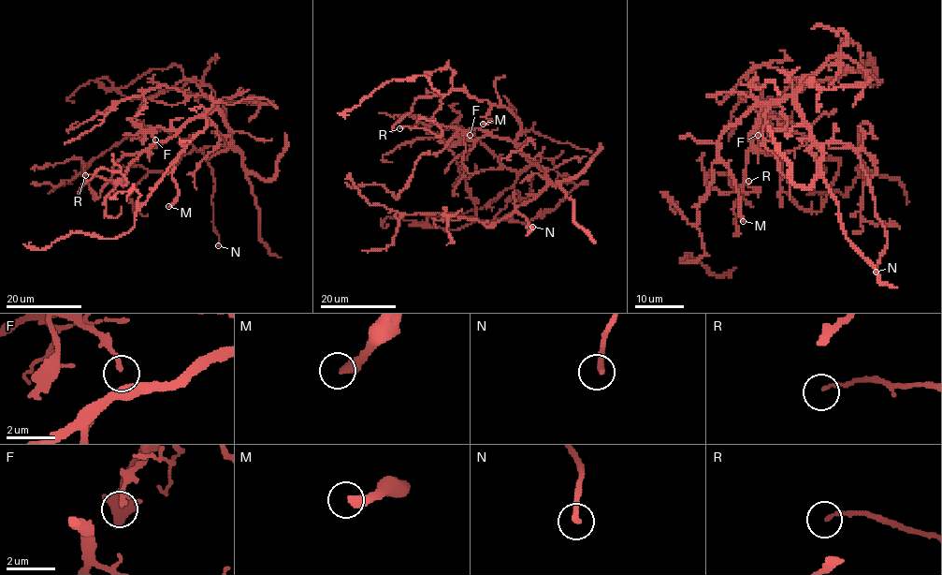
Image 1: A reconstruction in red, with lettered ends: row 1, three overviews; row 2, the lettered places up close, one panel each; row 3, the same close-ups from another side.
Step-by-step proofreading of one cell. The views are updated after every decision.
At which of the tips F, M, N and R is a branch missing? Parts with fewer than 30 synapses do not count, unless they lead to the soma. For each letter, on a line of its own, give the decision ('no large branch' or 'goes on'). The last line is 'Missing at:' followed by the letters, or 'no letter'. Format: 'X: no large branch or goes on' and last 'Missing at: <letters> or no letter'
F: no large branch
M: goes on
N: no large branch
R: no large branch
Missing at: M

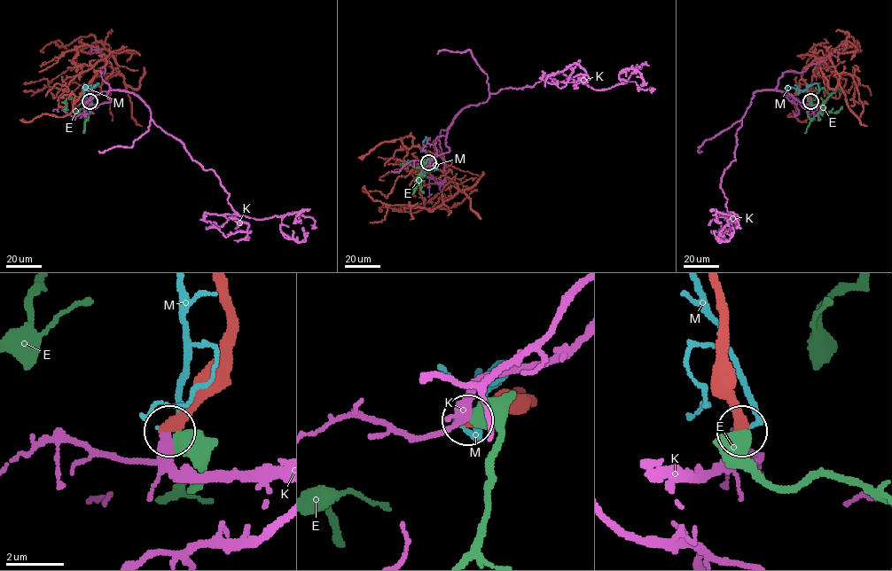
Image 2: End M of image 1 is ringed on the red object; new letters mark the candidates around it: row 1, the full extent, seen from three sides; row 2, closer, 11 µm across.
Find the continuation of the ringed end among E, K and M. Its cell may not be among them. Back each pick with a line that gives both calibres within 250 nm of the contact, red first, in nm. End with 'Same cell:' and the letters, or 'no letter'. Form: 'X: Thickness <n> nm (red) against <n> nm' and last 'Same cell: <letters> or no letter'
Same cell: no letter

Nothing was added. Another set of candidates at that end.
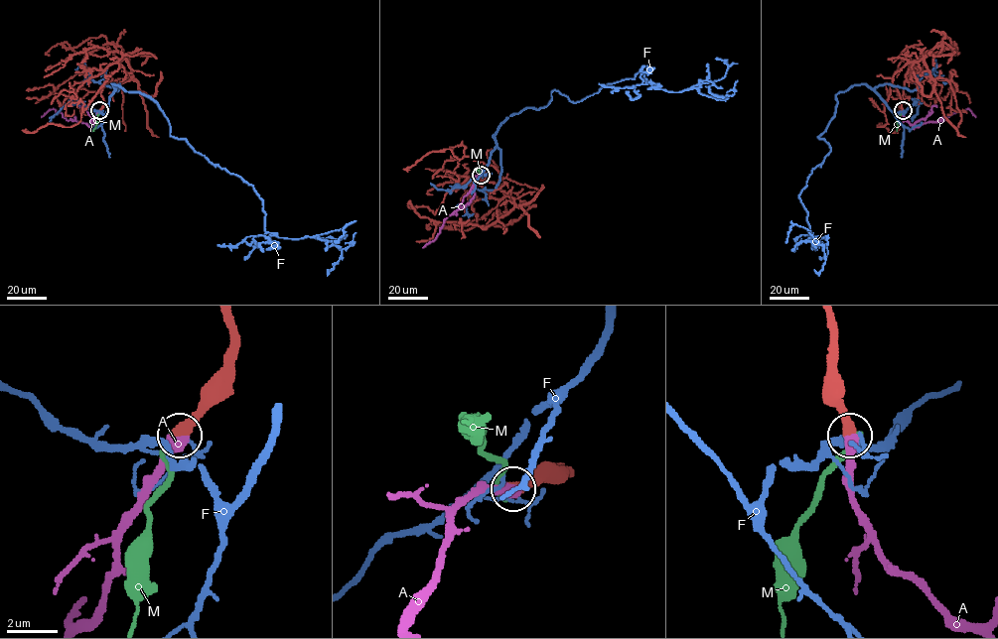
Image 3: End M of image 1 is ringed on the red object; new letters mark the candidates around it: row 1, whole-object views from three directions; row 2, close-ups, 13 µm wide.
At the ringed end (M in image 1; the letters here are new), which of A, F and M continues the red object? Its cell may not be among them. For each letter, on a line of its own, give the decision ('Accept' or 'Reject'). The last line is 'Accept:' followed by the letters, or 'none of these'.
A: Accept
F: Reject
M: Reject
Accept: A

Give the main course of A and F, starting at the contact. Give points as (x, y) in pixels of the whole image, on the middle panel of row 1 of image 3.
A: (482, 175), (477, 177), (459, 207), (444, 220), (435, 238), (422, 247)
F: (482, 176), (498, 126), (545, 106), (553, 89), (576, 102), (641, 70), (660, 88), (722, 95), (709, 85)

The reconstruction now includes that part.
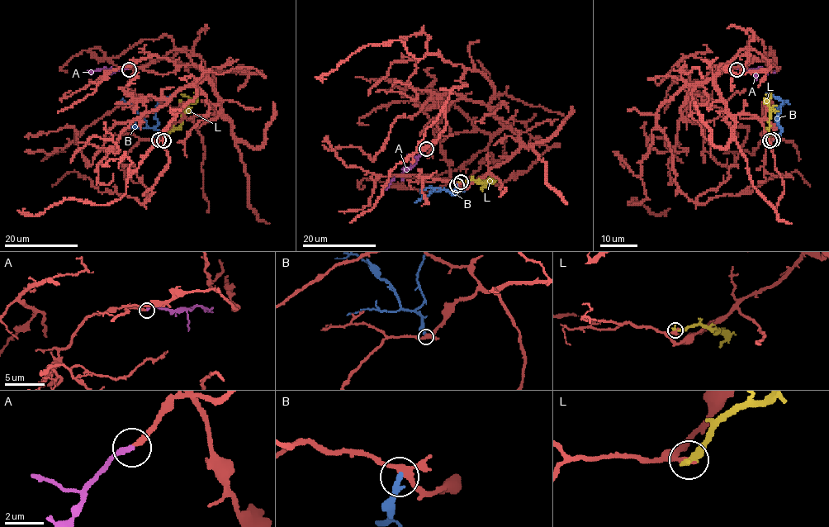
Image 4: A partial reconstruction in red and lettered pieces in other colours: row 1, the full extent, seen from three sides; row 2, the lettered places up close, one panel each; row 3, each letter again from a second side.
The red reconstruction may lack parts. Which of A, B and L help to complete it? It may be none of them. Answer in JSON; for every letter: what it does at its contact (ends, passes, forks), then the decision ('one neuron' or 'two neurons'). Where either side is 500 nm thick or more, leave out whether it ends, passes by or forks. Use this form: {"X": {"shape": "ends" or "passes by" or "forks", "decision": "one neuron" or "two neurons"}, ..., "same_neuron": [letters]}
{"A": {"shape": "ends", "decision": "one neuron"}, "B": {"shape": "ends", "decision": "two neurons"}, "L": {"shape": "ends", "decision": "two neurons"}, "same_neuron": ["A"]}

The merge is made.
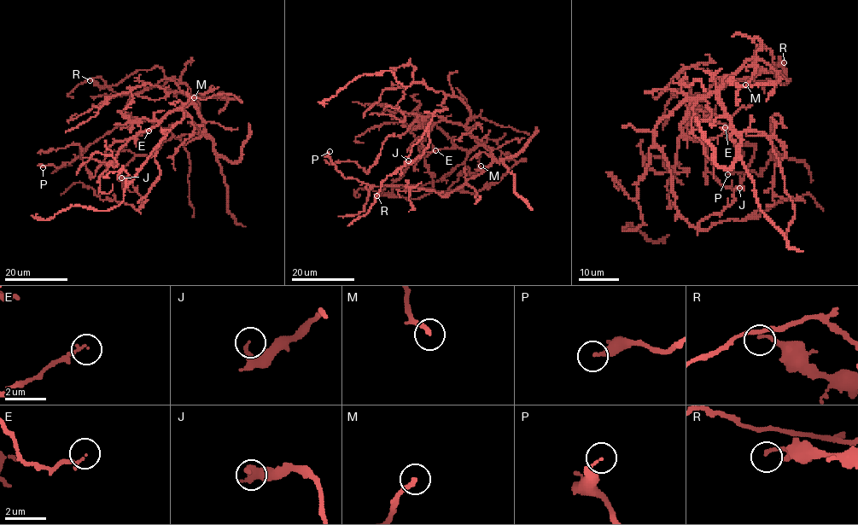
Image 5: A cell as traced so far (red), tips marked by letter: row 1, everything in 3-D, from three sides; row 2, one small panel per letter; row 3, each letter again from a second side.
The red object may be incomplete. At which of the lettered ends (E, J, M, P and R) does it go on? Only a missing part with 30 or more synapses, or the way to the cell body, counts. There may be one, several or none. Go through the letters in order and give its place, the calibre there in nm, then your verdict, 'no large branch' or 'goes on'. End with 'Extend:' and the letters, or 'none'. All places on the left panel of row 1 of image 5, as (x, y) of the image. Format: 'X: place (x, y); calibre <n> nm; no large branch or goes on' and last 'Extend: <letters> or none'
E: place (148, 131); calibre 120 nm; no large branch
J: place (121, 177); calibre 240 nm; no large branch
M: place (194, 97); calibre 240 nm; no large branch
P: place (43, 167); calibre 190 nm; no large branch
R: place (90, 80); calibre 110 nm; no large branch
Extend: none

